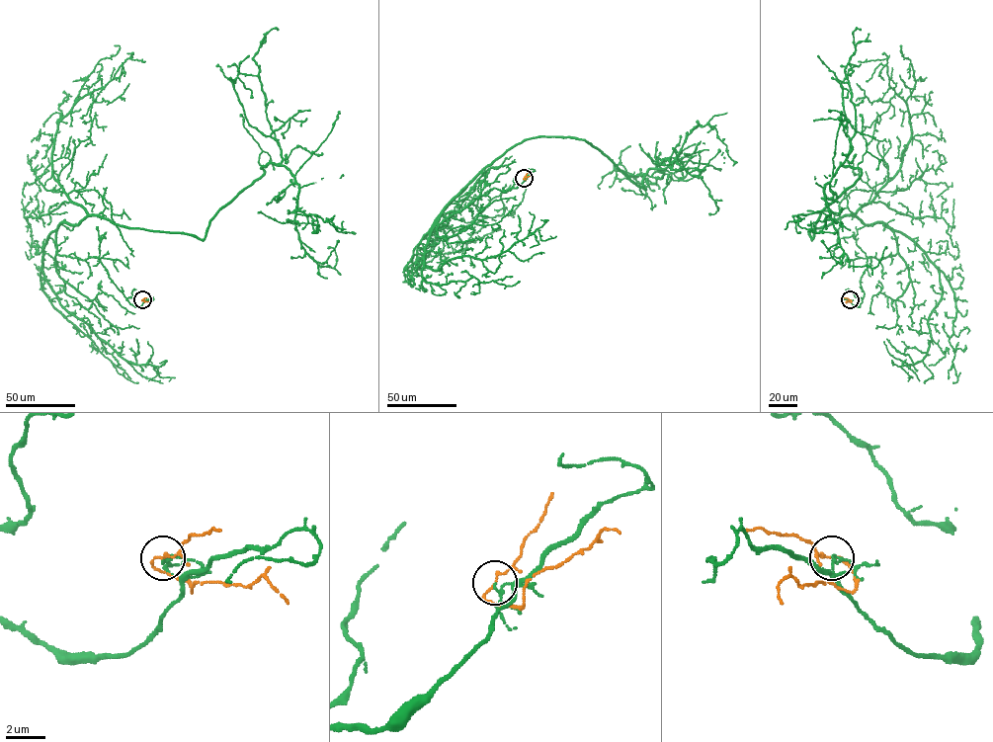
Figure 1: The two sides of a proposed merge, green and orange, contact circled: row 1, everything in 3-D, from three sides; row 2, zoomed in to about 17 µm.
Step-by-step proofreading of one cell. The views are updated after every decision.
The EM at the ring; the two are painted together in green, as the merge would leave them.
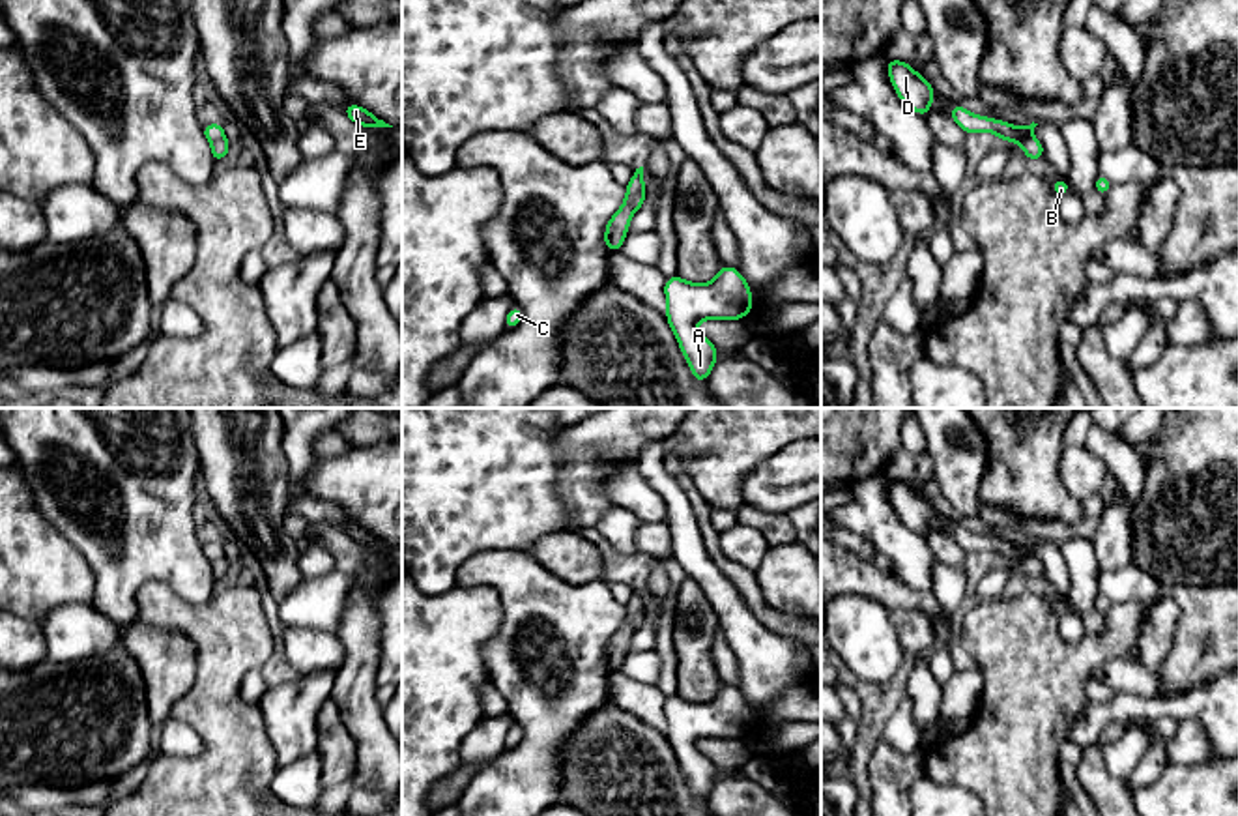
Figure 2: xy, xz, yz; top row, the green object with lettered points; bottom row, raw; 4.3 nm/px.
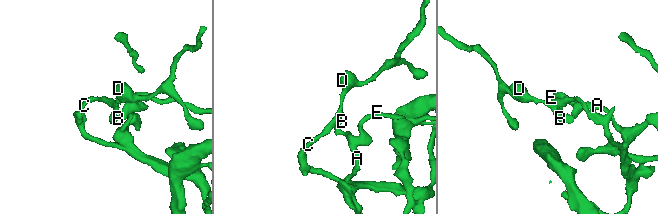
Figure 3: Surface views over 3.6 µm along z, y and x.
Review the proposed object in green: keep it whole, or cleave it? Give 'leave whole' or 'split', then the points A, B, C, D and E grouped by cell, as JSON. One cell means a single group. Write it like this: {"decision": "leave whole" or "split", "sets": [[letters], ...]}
{"decision": "split", "sets": [["A", "B", "E"], ["C", "D"]]}

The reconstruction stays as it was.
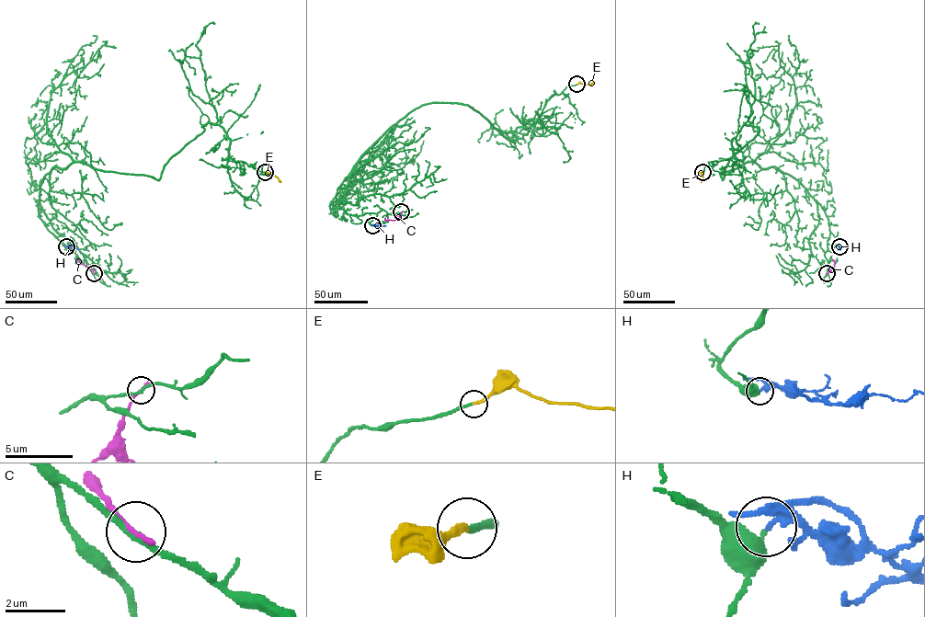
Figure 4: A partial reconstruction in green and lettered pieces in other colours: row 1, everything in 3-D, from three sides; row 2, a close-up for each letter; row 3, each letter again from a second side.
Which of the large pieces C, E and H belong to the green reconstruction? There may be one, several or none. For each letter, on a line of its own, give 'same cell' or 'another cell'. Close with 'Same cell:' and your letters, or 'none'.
C: another cell
E: same cell
H: another cell
Same cell: E

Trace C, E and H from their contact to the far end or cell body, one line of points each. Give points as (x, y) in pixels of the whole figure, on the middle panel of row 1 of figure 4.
C: (401, 211), (395, 220), (386, 221), (385, 217)
E: (576, 85), (594, 83)
H: (372, 225), (385, 225)

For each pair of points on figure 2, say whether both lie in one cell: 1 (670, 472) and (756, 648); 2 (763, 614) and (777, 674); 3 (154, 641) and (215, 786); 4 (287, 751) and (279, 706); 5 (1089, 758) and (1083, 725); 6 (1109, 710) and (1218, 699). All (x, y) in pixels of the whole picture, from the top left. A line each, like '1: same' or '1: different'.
1: same
2: different
3: different
4: same
5: different
6: same

